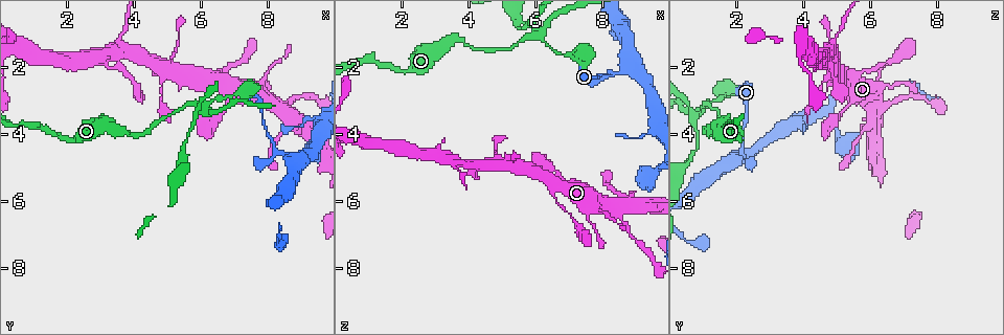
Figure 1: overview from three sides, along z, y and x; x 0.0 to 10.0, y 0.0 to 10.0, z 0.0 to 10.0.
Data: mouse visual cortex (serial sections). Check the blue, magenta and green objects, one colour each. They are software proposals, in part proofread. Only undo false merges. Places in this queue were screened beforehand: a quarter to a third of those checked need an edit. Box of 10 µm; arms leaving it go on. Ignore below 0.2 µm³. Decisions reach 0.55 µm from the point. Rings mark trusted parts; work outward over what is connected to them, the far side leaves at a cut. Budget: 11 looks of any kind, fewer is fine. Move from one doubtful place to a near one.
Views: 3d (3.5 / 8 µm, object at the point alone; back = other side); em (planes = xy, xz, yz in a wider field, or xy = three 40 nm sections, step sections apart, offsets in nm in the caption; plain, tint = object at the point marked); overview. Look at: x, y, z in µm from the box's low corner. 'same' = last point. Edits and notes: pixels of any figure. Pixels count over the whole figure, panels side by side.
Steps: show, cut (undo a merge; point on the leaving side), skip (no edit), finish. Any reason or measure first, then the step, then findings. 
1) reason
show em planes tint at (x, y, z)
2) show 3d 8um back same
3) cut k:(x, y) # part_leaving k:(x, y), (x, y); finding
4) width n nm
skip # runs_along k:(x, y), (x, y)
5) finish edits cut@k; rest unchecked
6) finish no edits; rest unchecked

branch point
show 3d 3.5um at (8.85, 4.75, 2.05)

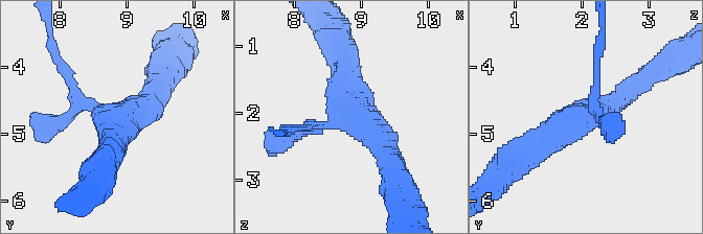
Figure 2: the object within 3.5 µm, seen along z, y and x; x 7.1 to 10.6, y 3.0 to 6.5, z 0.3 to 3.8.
now the EM
show em xy step 3 tint at (8.80, 4.80, 2.05)

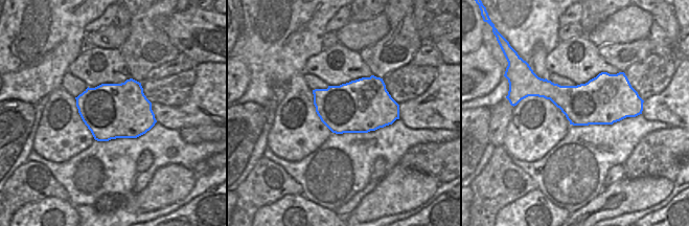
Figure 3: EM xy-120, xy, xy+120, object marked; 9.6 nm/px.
skip # runs_along 2:(300, 127), (355, 115), (387, 158); one cell here

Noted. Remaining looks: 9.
three-way junction
show 3d 3.5um at (3.60, 1.60, 4.85)

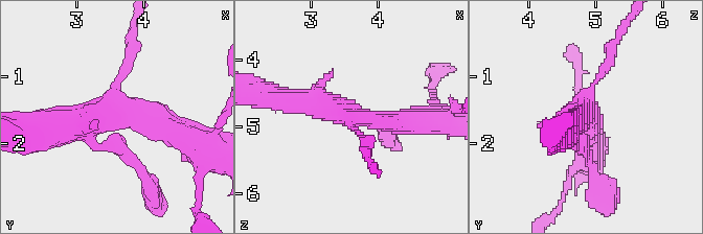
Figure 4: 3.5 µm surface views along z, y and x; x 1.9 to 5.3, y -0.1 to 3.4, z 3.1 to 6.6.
show em planes tint at (3.65, 1.55, 4.85)

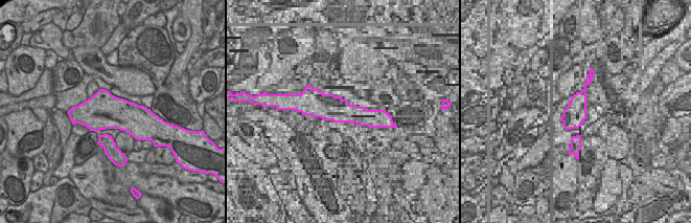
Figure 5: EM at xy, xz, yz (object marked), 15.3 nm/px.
skip # runs_along 4:(421, 120), (368, 120), (292, 101); all the same cell

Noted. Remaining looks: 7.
small branch off a trunk
show 3d 3.5um back at (8.20, 3.15, 6.10)

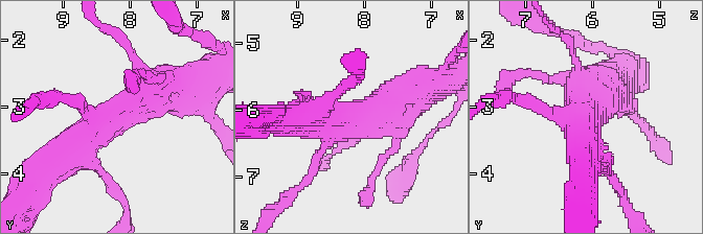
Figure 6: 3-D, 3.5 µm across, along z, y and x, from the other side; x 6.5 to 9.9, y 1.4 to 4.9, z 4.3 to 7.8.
arms 3; arm_widths 150, 400, 450 nm
show em xy step 1 tint at (8.20, 3.15, 6.05)

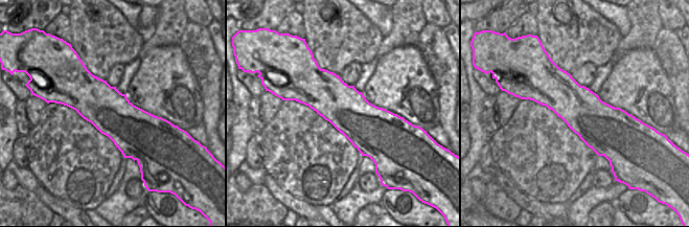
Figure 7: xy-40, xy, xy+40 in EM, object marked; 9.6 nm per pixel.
skip # continuous, no second cell

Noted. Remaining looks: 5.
calibre changes
show 3d 8um at (3.45, 3.90, 1.15)

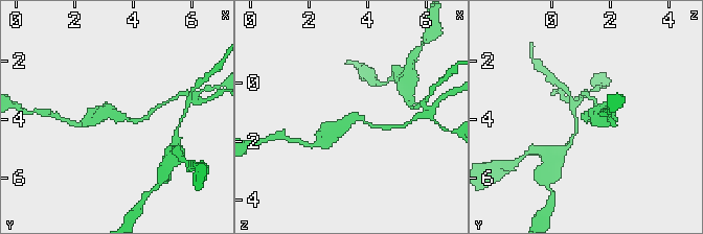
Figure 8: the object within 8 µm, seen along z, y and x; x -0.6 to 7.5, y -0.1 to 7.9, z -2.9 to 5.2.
show 3d 3.5um back same

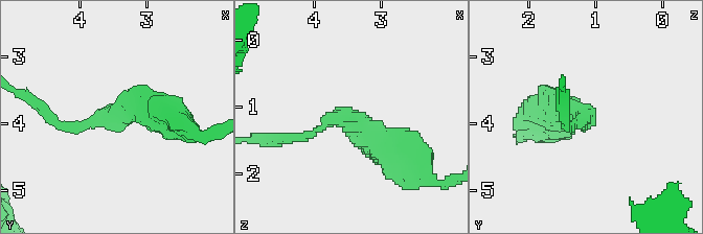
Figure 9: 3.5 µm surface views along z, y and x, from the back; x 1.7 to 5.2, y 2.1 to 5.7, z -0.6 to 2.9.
arm_widths 150, 450 nm
show em xy step 1 tint at (3.45, 3.90, 1.15)

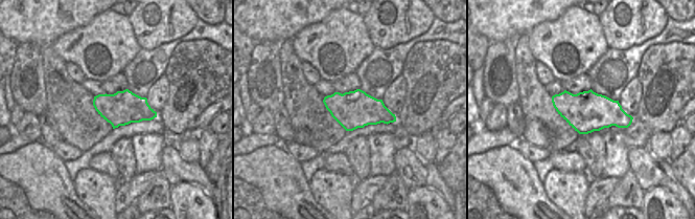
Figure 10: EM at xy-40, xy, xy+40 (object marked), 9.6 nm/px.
width 360 nm
skip # runs_along 9:(407, 161), (349, 118), (288, 137); one cell here

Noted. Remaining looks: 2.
finish no edits; rest unchecked

